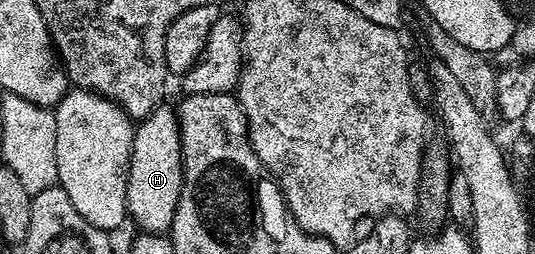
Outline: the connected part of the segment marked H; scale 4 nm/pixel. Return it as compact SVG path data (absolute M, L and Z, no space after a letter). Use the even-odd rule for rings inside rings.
M160 104L136 125L131 163L127 169L127 213L142 233L166 235L173 224L183 187L183 149L179 115Z

